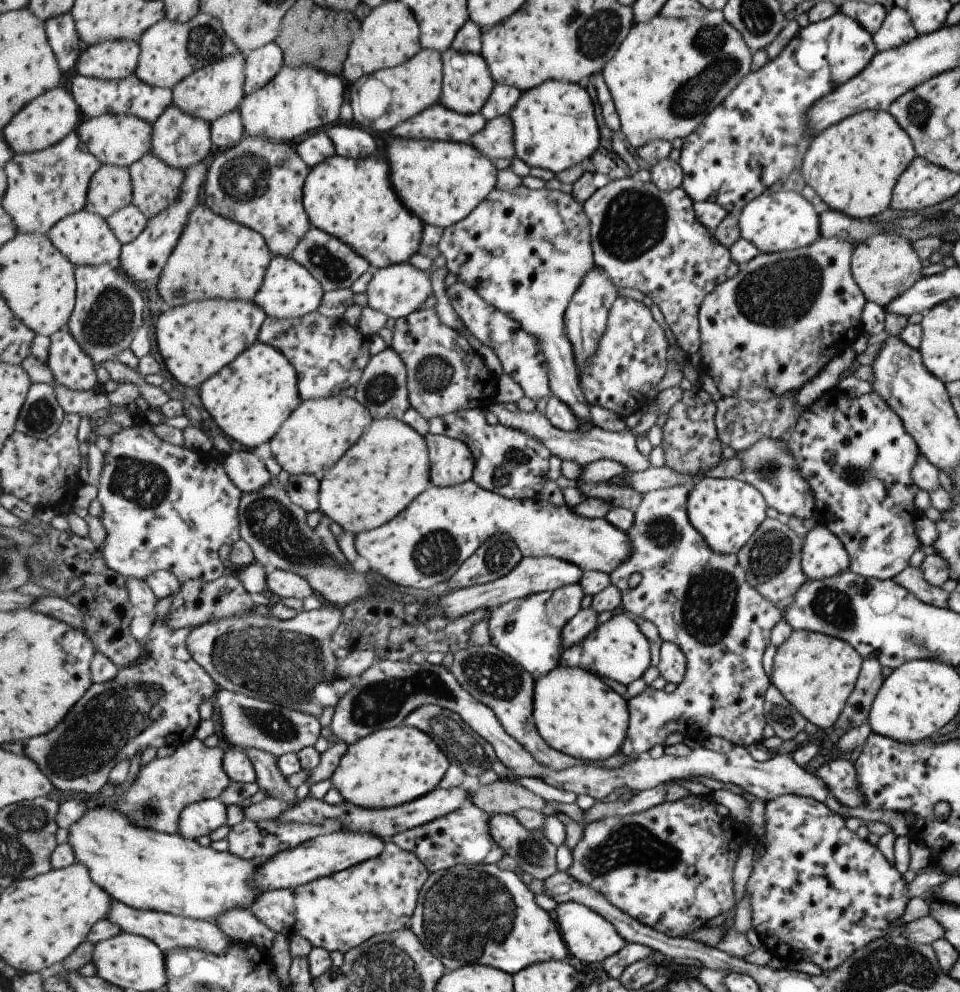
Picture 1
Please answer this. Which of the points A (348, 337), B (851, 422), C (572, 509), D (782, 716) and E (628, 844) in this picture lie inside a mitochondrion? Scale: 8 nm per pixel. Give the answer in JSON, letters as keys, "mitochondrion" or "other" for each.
{"A":"other","B":"other","C":"other","D":"mitochondrion","E":"mitochondrion"}

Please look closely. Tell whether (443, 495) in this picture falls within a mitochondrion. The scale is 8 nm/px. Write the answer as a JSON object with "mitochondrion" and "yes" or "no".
{"mitochondrion":"no"}

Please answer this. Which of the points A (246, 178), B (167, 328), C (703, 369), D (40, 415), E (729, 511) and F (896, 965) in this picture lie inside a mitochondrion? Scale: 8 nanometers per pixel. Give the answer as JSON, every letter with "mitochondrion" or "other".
{"A":"mitochondrion","B":"other","C":"other","D":"mitochondrion","E":"other","F":"mitochondrion"}

